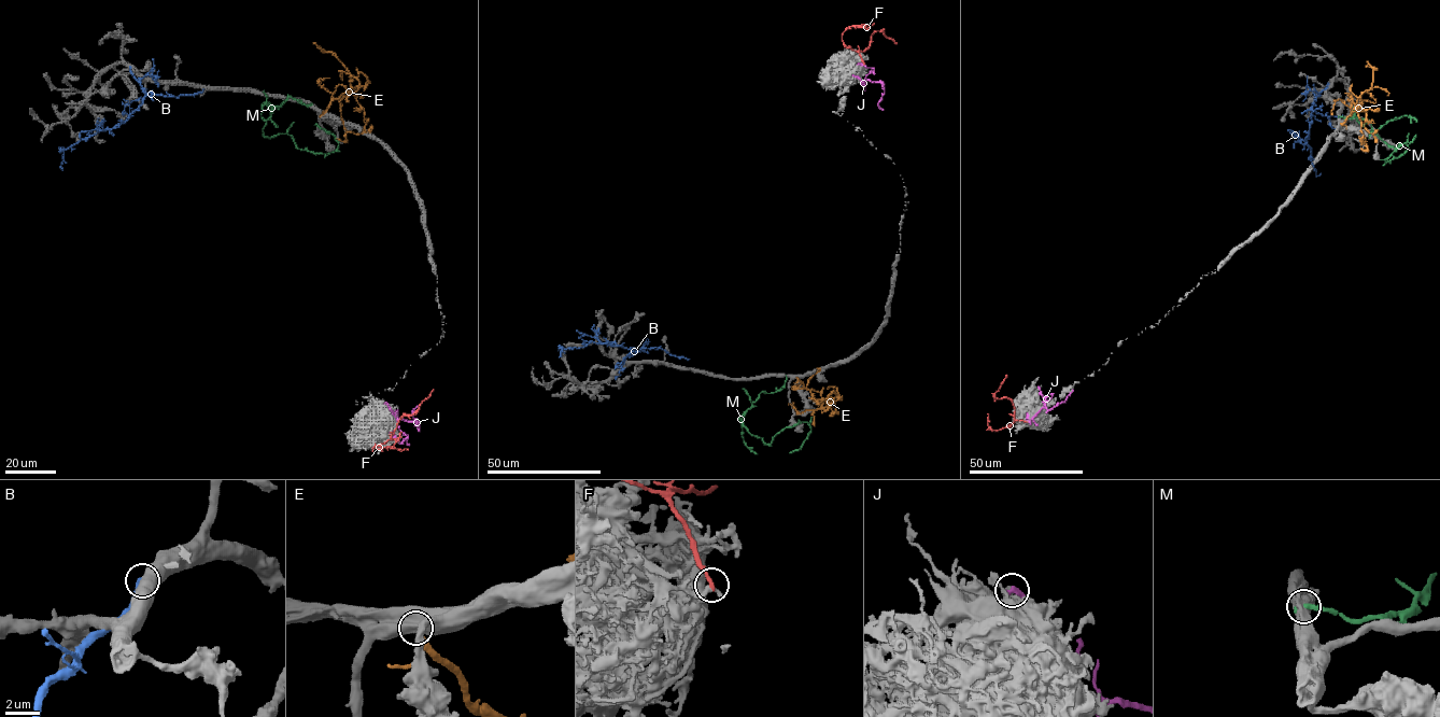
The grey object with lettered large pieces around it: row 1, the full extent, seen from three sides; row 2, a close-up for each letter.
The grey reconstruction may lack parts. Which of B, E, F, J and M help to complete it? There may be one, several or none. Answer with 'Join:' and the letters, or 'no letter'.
Join: no letter

